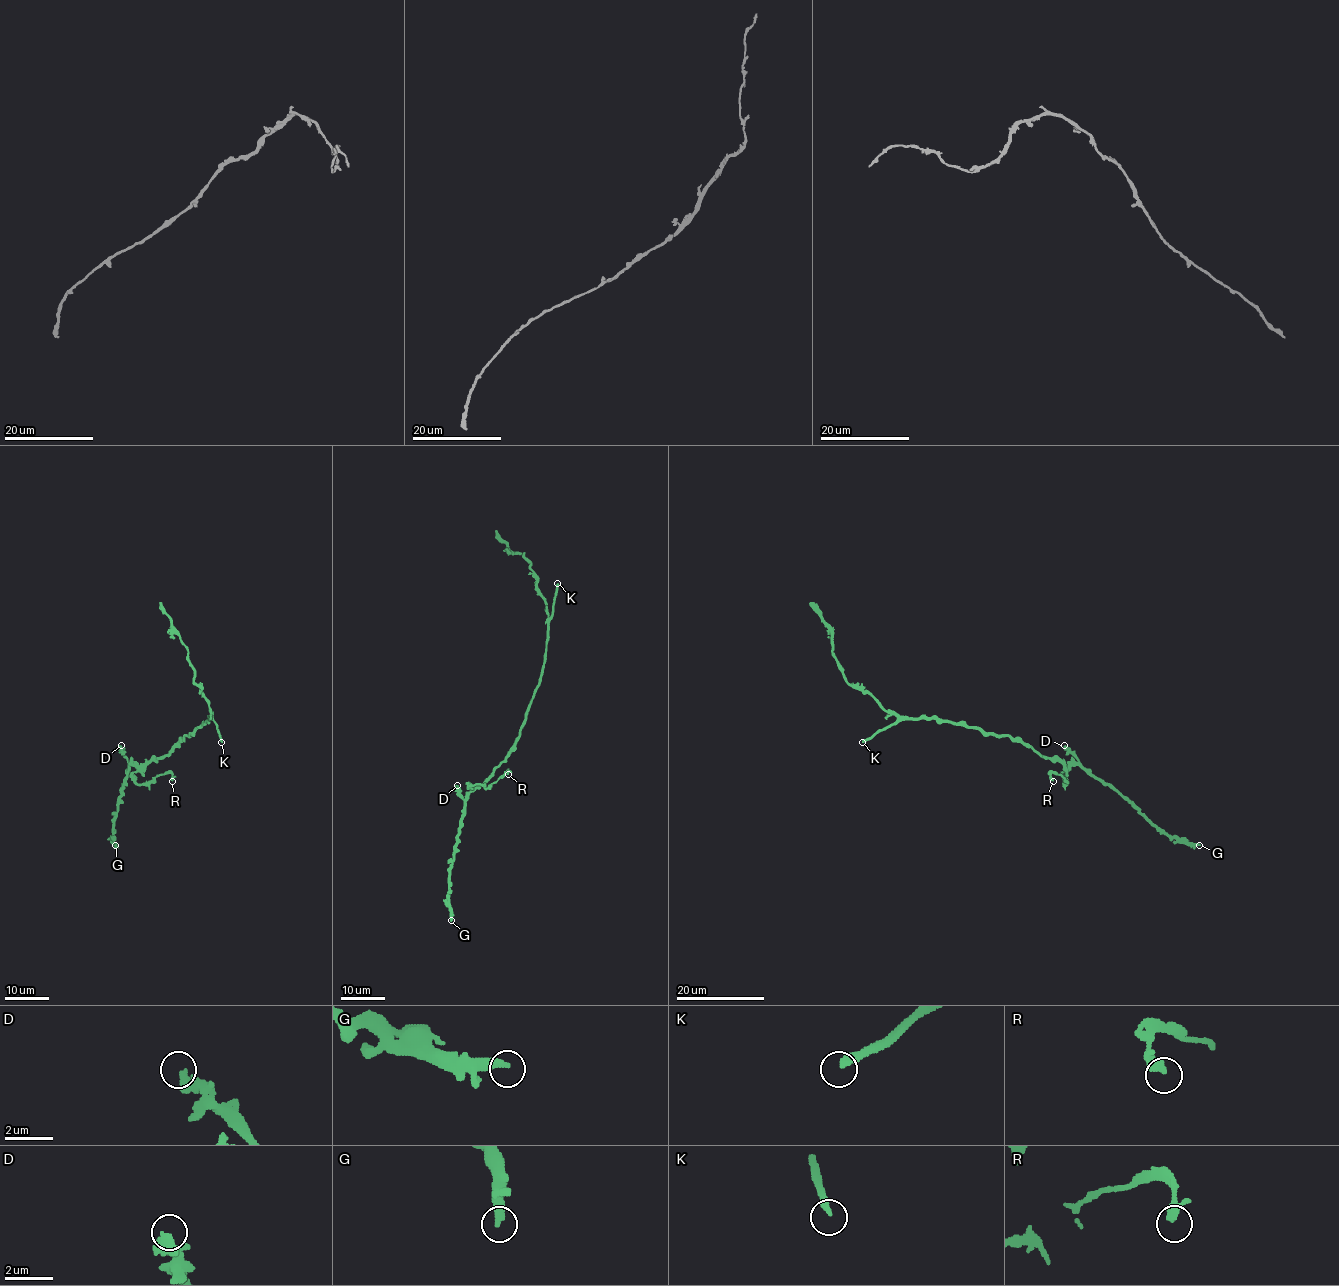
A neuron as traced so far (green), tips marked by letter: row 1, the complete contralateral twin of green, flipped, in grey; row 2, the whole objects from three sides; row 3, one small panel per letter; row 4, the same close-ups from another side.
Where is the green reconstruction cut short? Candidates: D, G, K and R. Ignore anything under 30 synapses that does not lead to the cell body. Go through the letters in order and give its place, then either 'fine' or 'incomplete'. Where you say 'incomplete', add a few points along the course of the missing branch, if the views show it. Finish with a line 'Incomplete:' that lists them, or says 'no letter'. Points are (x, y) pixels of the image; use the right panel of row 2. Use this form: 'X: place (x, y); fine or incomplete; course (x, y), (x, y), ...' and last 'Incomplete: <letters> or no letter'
D: place (1064, 745); fine
G: place (1199, 845); fine
K: place (862, 742); incomplete; course (862, 742), (856, 742), (814, 784), (813, 805), (802, 819), (765, 927), (756, 937), (751, 953), (733, 973)
R: place (1053, 781); fine
Incomplete: K

